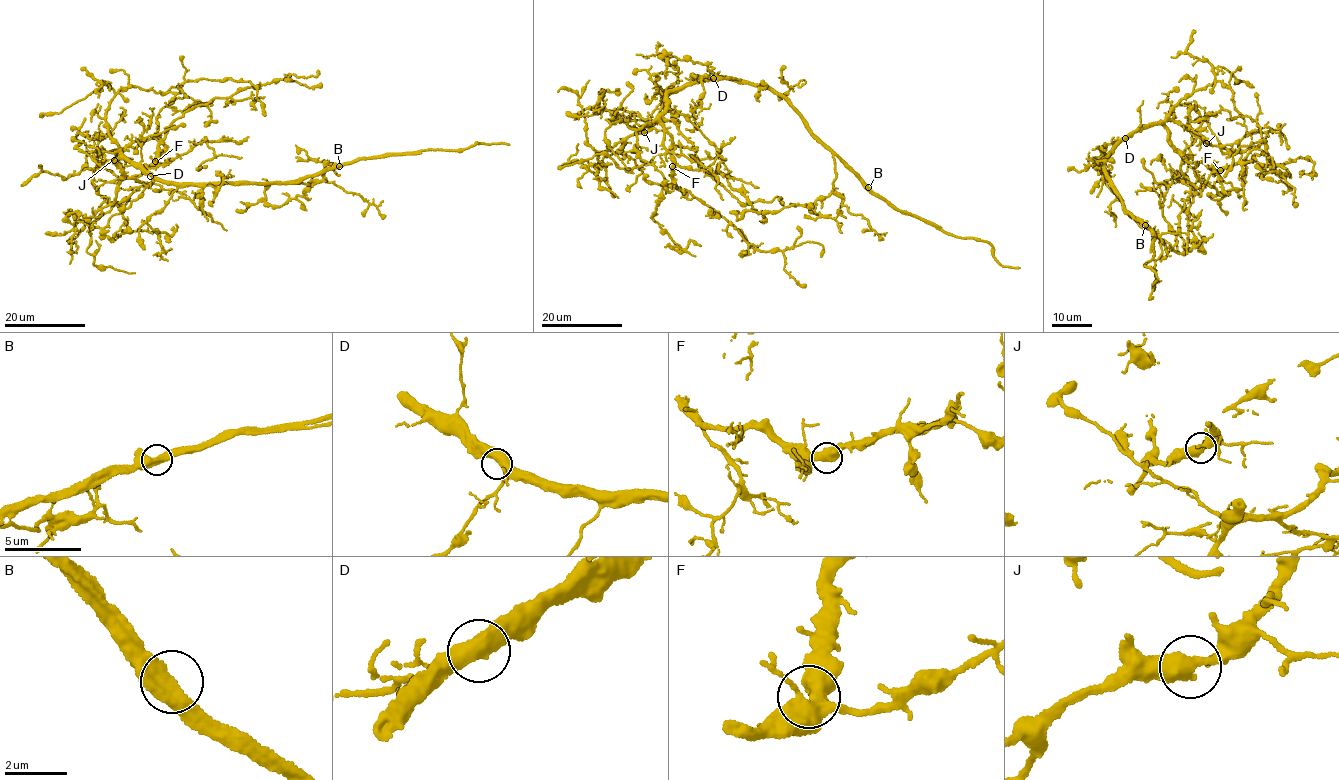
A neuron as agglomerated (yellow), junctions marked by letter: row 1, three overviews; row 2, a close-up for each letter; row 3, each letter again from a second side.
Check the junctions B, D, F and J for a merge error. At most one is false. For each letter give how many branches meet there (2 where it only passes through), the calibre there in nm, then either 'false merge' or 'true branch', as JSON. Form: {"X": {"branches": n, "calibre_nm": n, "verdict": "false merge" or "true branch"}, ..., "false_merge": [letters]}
{"B": {"branches": 2, "calibre_nm": 500, "verdict": "true branch"}, "D": {"branches": 2, "calibre_nm": 550, "verdict": "true branch"}, "F": {"branches": 2, "calibre_nm": 550, "verdict": "true branch"}, "J": {"branches": 2, "calibre_nm": 440, "verdict": "true branch"}, "false_merge": []}

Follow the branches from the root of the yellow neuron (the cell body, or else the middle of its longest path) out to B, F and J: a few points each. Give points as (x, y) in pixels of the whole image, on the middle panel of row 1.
B: (717, 78), (768, 87), (785, 97), (812, 133), (869, 188)
F: (717, 78), (693, 81), (666, 96), (660, 119), (672, 141), (672, 166)
J: (717, 78), (693, 81), (672, 92), (666, 98), (656, 121), (644, 132)

